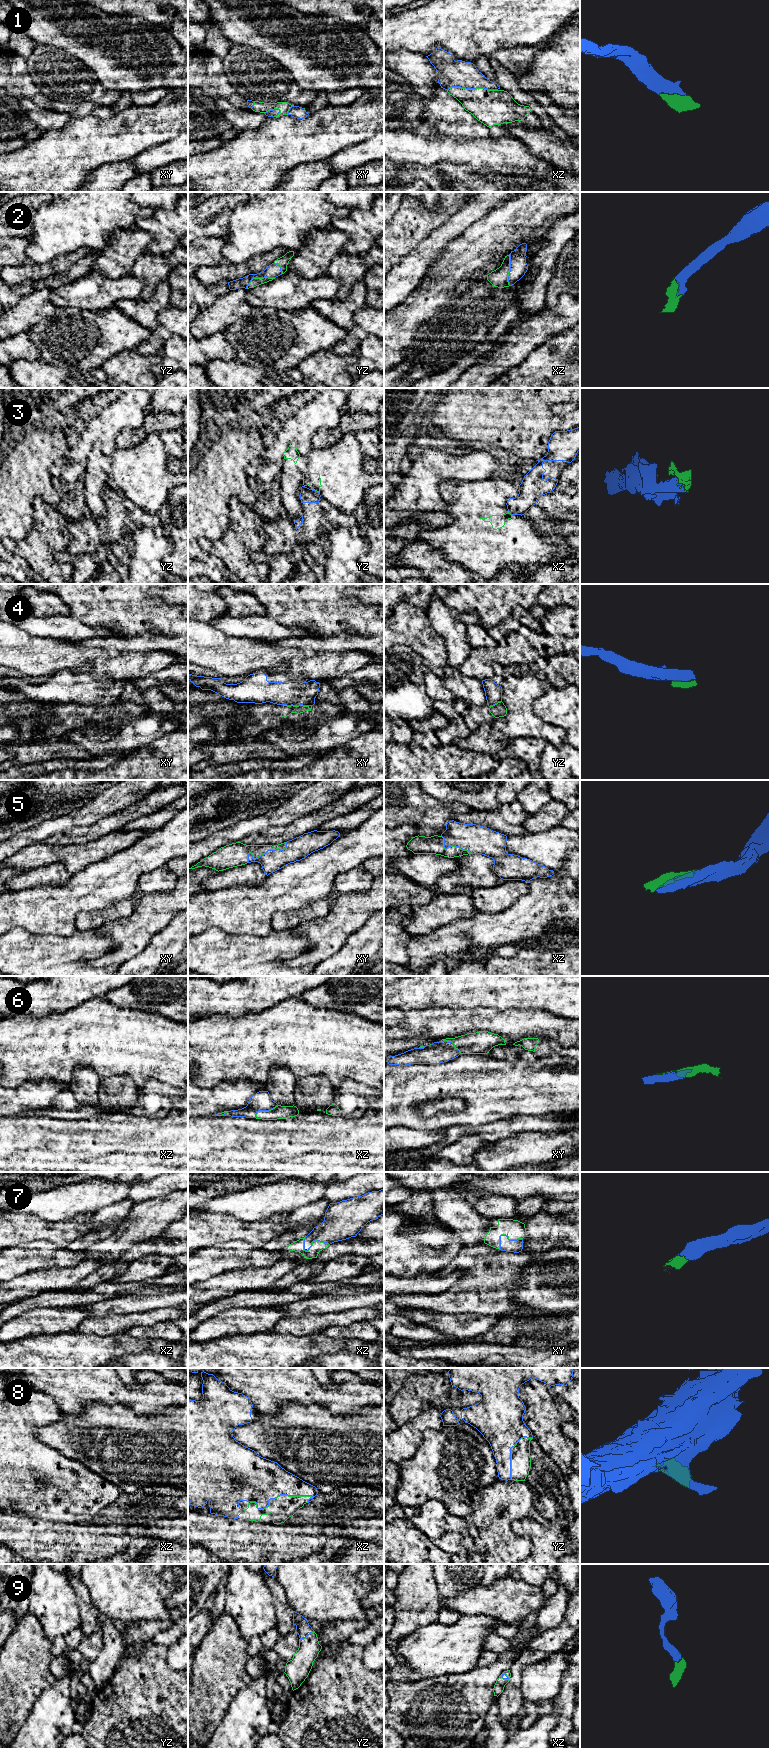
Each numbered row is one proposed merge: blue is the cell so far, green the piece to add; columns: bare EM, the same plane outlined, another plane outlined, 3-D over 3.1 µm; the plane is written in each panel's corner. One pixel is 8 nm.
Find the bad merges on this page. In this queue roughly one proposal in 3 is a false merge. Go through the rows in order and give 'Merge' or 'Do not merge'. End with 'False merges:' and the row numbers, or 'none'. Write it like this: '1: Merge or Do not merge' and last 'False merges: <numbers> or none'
1: Merge
2: Merge
3: Do not merge
4: Do not merge
5: Merge
6: Merge
7: Merge
8: Merge
9: Merge
False merges: 3, 4

